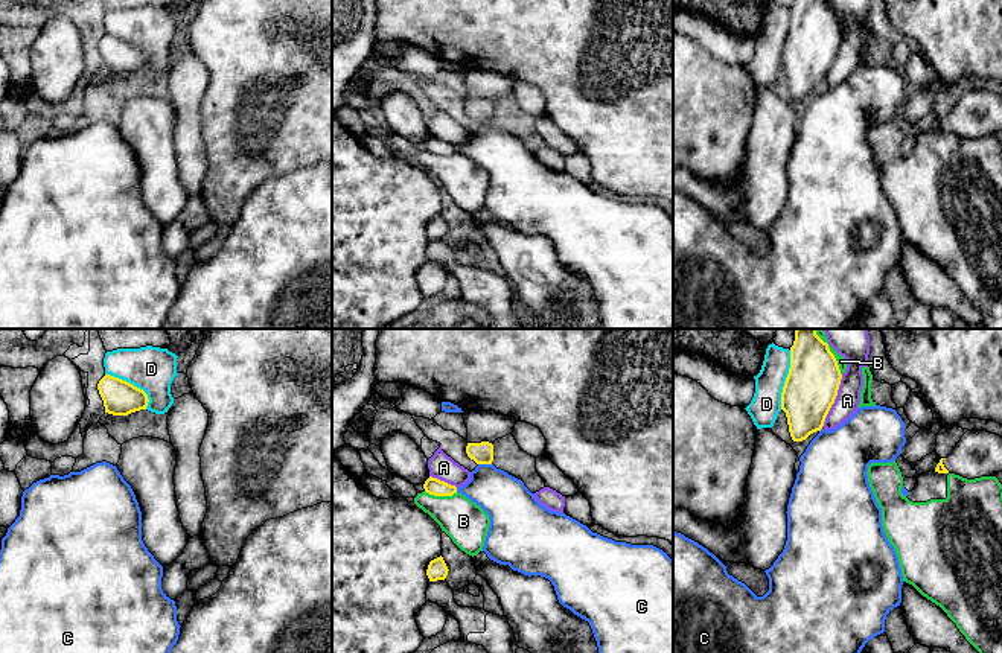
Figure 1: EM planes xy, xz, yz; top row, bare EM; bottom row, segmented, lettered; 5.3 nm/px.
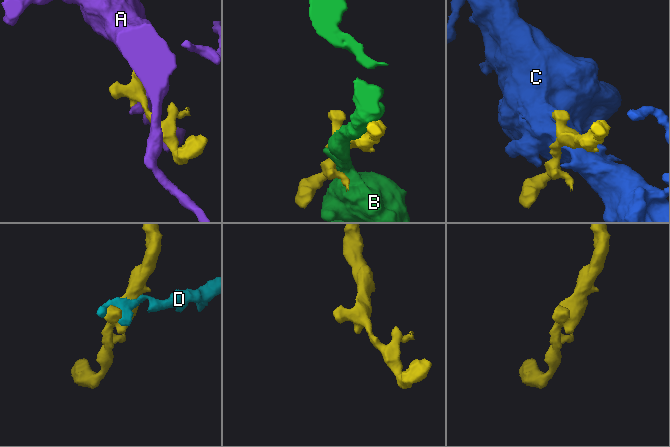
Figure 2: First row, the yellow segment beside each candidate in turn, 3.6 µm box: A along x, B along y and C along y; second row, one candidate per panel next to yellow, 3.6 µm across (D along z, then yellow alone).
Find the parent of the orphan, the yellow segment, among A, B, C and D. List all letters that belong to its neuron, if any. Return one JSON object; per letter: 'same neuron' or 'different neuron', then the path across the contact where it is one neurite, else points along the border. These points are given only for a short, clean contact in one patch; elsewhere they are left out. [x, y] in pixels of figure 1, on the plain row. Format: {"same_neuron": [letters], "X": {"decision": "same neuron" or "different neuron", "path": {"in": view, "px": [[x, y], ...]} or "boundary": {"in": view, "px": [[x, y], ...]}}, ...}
{"same_neuron": [], "A": {"decision": "different neuron"}, "B": {"decision": "different neuron"}, "C": {"decision": "different neuron"}, "D": {"decision": "different neuron"}}

